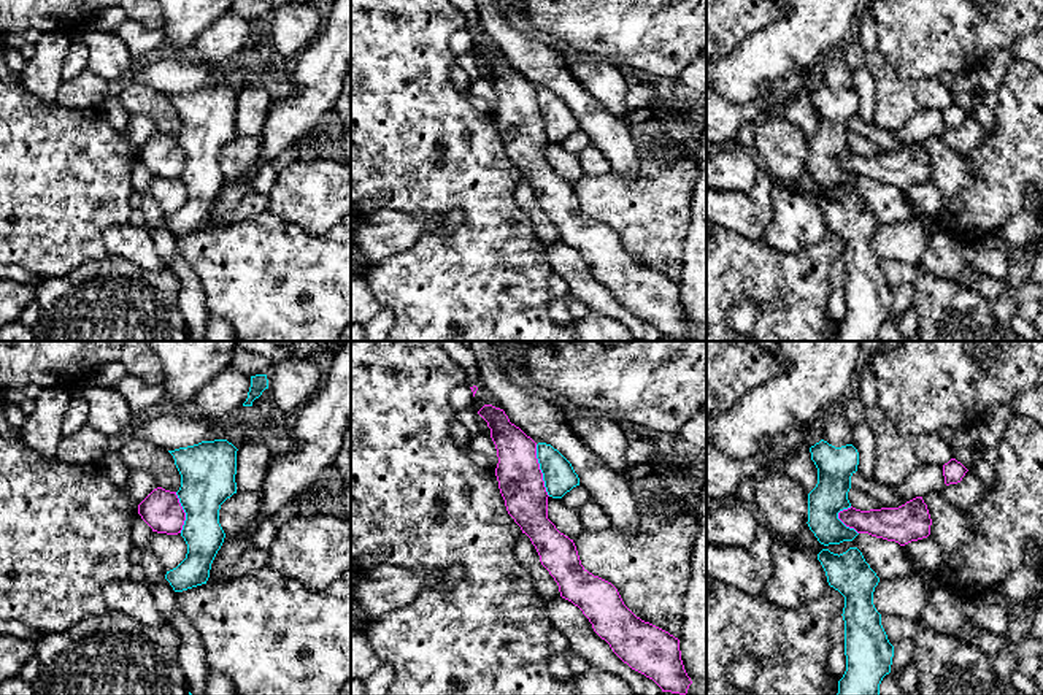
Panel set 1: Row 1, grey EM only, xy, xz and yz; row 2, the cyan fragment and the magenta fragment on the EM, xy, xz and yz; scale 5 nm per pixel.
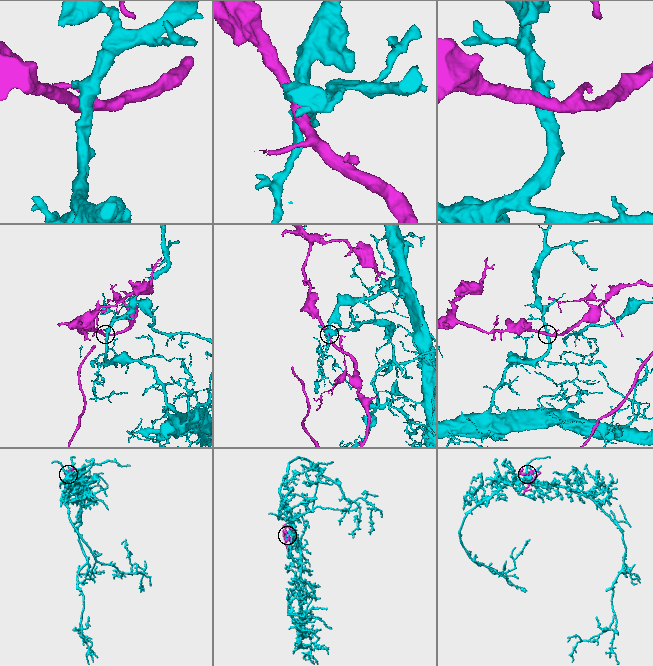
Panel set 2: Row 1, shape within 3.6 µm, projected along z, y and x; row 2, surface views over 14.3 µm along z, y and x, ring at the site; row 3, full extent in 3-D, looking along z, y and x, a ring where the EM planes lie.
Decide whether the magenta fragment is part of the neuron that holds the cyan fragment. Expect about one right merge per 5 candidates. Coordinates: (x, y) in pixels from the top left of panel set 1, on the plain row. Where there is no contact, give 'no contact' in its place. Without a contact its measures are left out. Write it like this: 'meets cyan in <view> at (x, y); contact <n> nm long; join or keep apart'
meets cyan in xz at (540, 113); contact 280 nm long; keep apart

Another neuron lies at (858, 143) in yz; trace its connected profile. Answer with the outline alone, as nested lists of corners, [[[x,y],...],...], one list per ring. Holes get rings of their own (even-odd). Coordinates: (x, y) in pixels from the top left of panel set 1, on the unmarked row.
[[[852,130],[848,136],[848,144],[849,144],[852,152],[860,154],[860,156],[884,152],[881,148],[876,148],[875,144],[872,144],[865,136],[862,136]]]

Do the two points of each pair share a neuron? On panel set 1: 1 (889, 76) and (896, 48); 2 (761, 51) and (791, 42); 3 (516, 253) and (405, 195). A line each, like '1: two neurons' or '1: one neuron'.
1: two neurons
2: one neuron
3: one neuron

